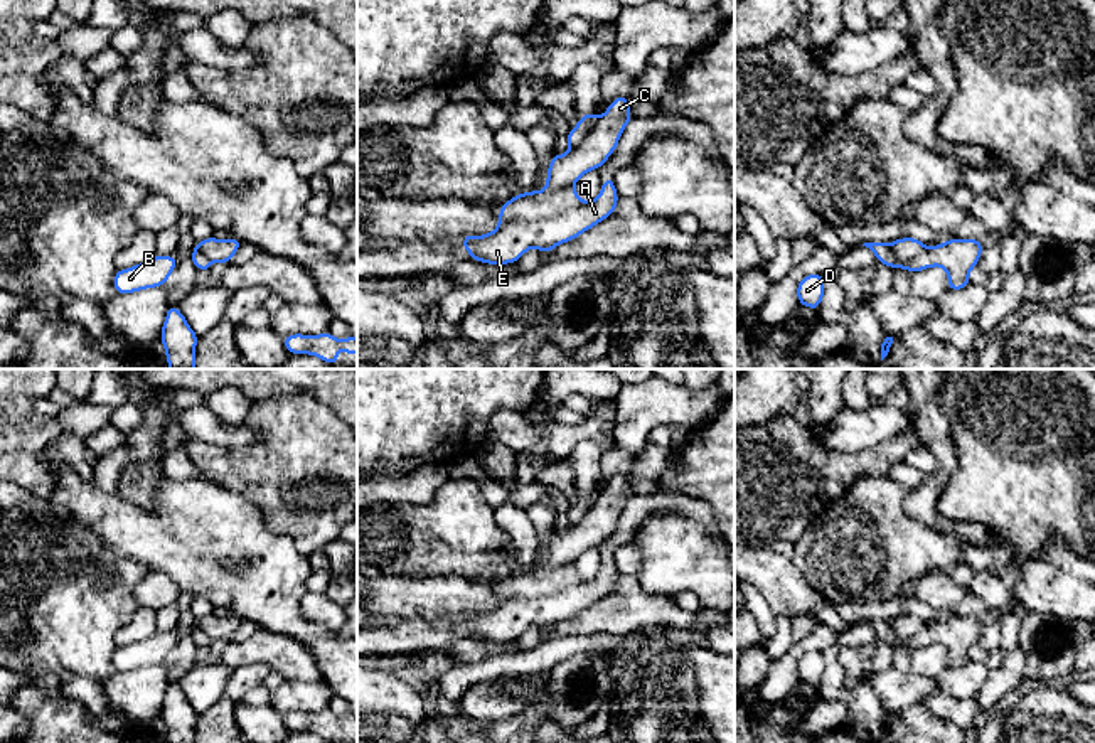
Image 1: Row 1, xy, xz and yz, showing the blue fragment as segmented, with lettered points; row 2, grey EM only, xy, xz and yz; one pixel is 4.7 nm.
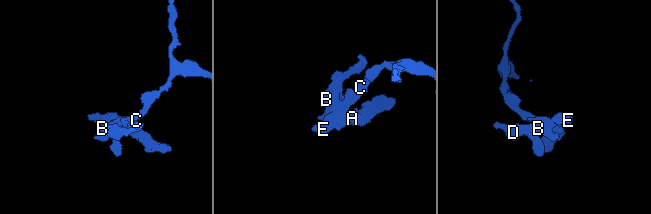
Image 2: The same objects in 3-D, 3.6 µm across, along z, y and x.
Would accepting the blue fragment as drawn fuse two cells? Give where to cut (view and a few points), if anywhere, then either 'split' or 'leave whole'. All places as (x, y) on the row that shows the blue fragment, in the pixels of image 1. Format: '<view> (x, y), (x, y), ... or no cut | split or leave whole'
yz (888, 245), (905, 263), (912, 263), (929, 251) | split

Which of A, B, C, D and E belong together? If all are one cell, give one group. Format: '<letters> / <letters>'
A E / B C D

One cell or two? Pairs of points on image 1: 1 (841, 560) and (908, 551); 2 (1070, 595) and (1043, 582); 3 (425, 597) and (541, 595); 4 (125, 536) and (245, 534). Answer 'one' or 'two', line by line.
1: one
2: one
3: one
4: one

